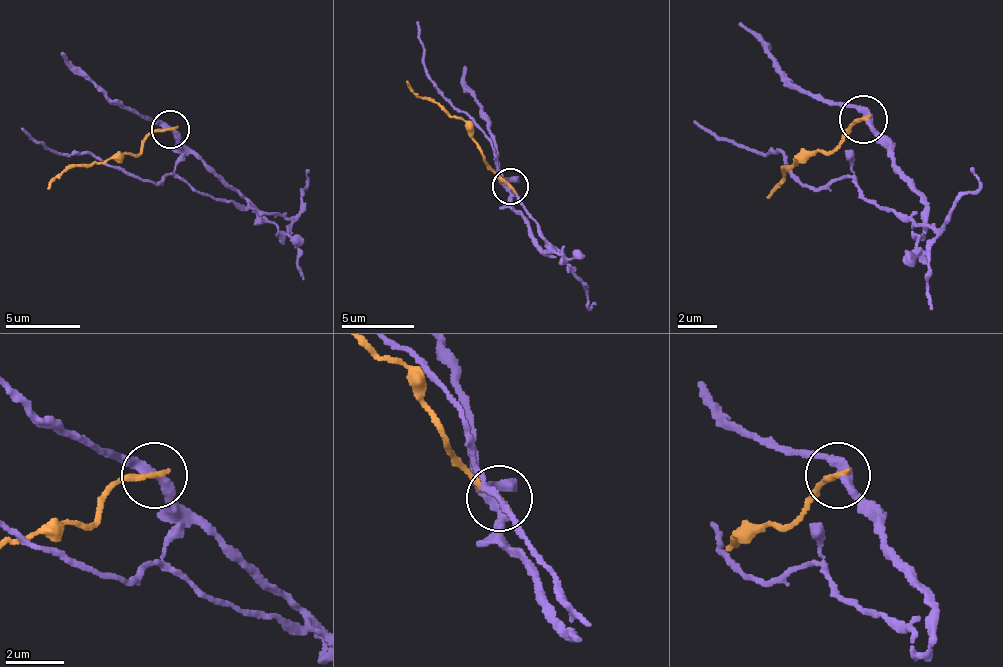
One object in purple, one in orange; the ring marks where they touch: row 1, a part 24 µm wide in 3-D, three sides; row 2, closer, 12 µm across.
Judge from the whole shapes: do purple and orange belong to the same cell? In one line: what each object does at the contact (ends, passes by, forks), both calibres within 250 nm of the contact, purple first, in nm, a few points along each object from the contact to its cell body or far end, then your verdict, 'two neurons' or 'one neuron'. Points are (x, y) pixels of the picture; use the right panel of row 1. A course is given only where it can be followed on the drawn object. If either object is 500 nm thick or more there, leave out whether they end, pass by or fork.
purple passes by; orange ends there; 280 nm thick on the purple side, 240 nm on the other; purple runs (862, 120), (923, 206), (915, 215), (878, 211), (850, 178), (812, 187), (779, 150), (714, 141), (696, 122); orange runs (862, 120), (834, 149), (802, 149), (766, 199); two neurons

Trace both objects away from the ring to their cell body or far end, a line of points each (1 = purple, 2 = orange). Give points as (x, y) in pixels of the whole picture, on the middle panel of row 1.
1: (509, 185), (509, 199), (541, 249), (545, 245), (503, 177), (494, 144), (451, 102), (424, 66), (416, 22)
2: (509, 185), (490, 170), (471, 127), (421, 98), (405, 80)

